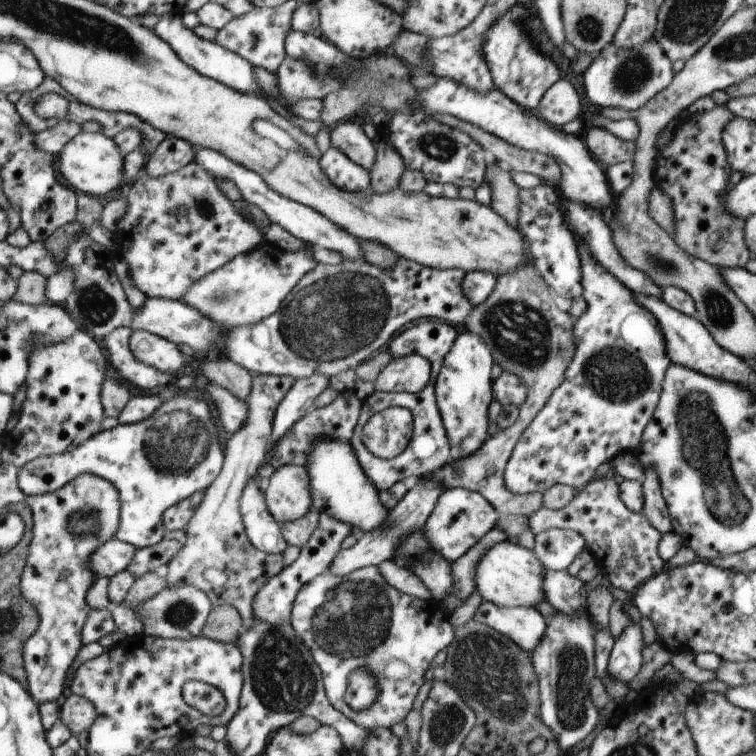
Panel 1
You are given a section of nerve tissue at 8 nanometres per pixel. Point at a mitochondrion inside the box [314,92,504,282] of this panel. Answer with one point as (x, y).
(438, 147)

